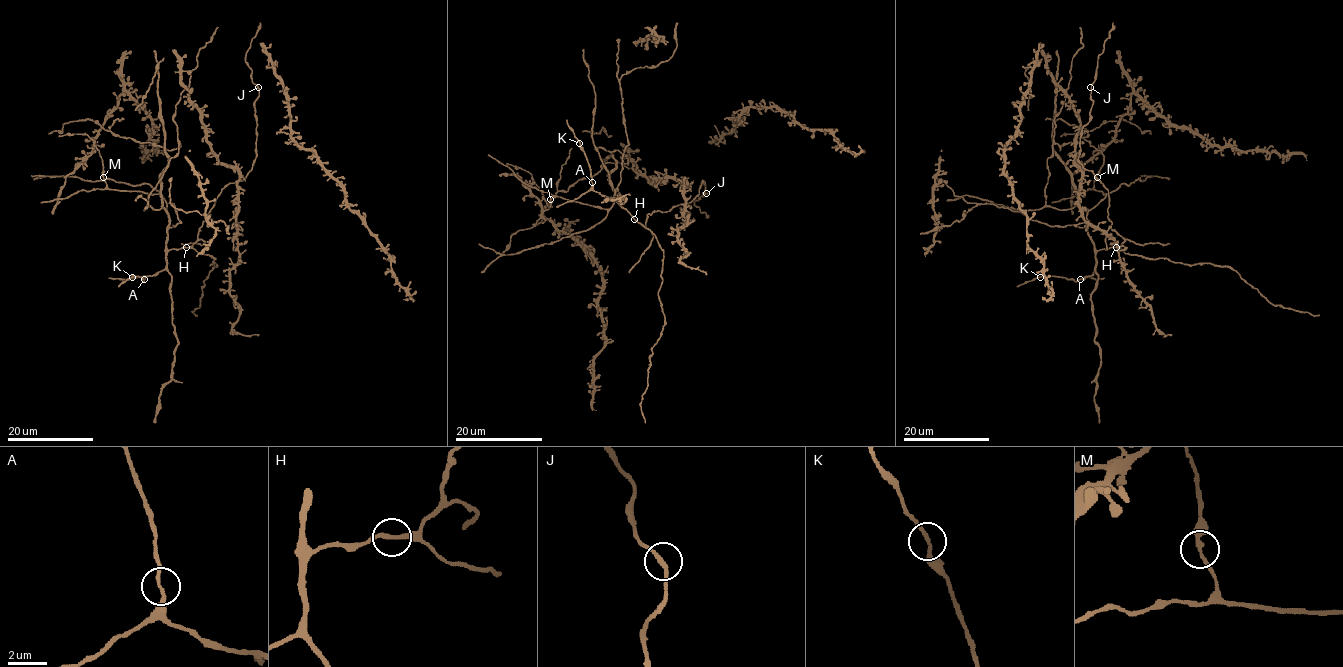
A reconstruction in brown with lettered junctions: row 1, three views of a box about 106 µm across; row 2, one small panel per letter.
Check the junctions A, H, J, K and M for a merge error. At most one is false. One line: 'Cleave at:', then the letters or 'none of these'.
Cleave at: none of these

